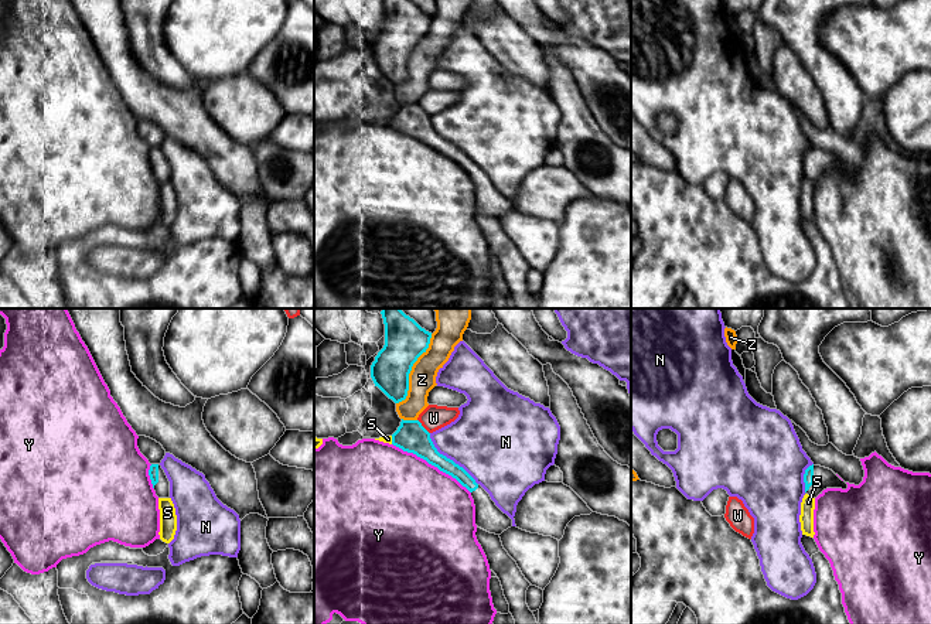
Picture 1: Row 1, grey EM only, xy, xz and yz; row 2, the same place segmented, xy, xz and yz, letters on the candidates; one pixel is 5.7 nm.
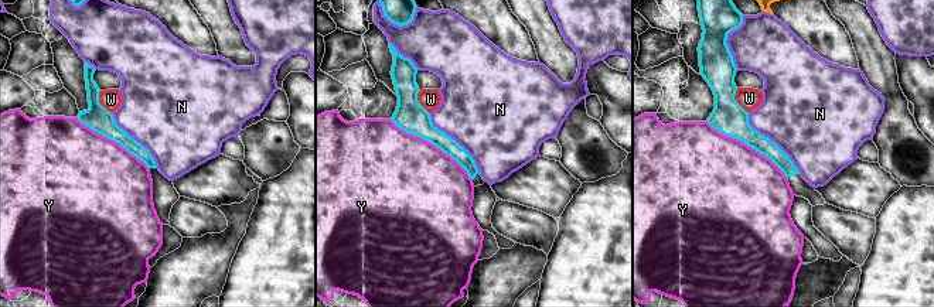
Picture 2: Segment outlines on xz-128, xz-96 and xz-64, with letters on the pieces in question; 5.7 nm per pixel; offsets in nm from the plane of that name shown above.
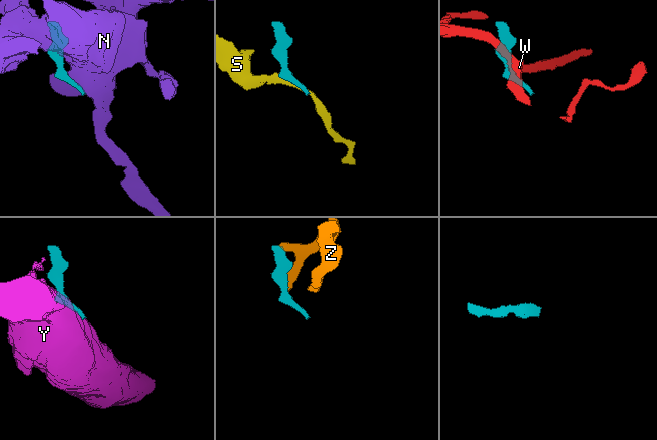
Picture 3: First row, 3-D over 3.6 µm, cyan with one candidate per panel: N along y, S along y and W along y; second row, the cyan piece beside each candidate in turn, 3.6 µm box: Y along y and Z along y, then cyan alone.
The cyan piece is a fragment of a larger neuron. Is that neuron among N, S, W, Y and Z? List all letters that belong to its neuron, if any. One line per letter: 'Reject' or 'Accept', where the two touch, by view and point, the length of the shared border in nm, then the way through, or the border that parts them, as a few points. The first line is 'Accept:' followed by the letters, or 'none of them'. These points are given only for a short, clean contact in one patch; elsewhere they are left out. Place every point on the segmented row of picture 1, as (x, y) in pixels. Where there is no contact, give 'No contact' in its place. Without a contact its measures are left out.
Accept: none of them
N: Reject. Touches cyan at xz (449, 459). Shared border 400 nm
S: Reject. Touches cyan at xz (392, 440). Shared border 50 nm. Boundary: xz (391, 436), (392, 443)
W: Reject. Touches cyan at xz (422, 426). Shared border 110 nm. Boundary: xz (418, 419), (429, 433)
Y: Reject. Touches cyan at xz (432, 464). Shared border 550 nm
Z: Reject. Touches cyan at xz (411, 370). Shared border 440 nm

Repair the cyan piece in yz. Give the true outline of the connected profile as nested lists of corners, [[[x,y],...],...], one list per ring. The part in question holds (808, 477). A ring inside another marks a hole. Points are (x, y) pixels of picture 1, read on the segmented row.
[[[814,464],[805,470],[804,483],[805,494],[812,498],[816,498],[826,488],[848,488],[848,484],[842,481],[832,470]]]

